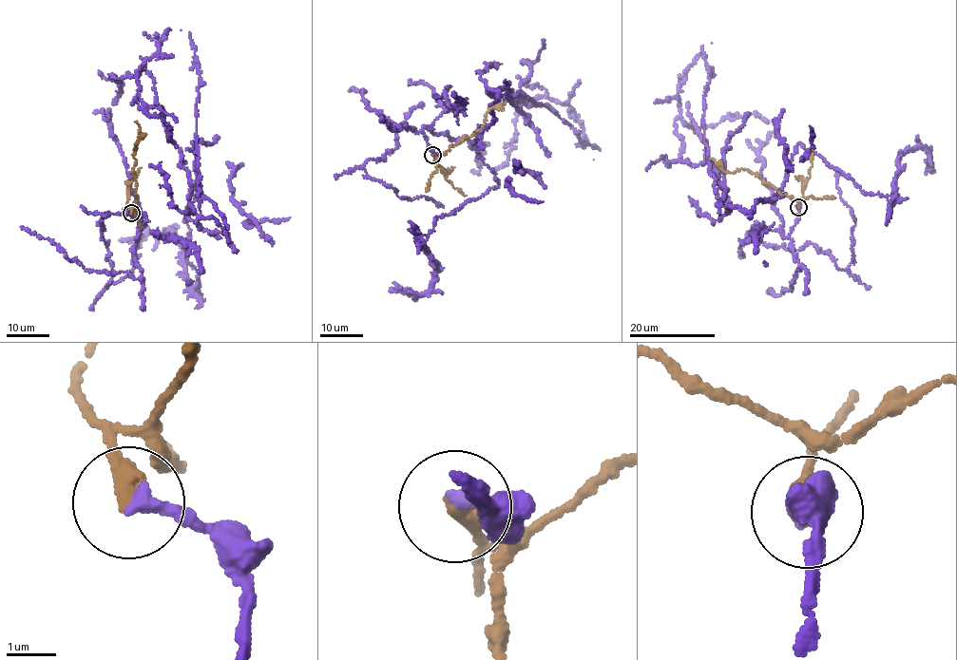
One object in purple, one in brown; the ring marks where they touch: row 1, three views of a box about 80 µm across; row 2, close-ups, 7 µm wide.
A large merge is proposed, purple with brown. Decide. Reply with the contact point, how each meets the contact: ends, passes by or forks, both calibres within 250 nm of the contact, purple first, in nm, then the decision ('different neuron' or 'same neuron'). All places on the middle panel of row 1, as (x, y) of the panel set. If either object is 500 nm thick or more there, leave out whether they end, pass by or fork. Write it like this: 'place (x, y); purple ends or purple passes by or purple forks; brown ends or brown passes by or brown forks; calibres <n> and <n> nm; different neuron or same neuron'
place (432, 155); purple ends; brown ends; calibres 320 and 360 nm; different neuron

